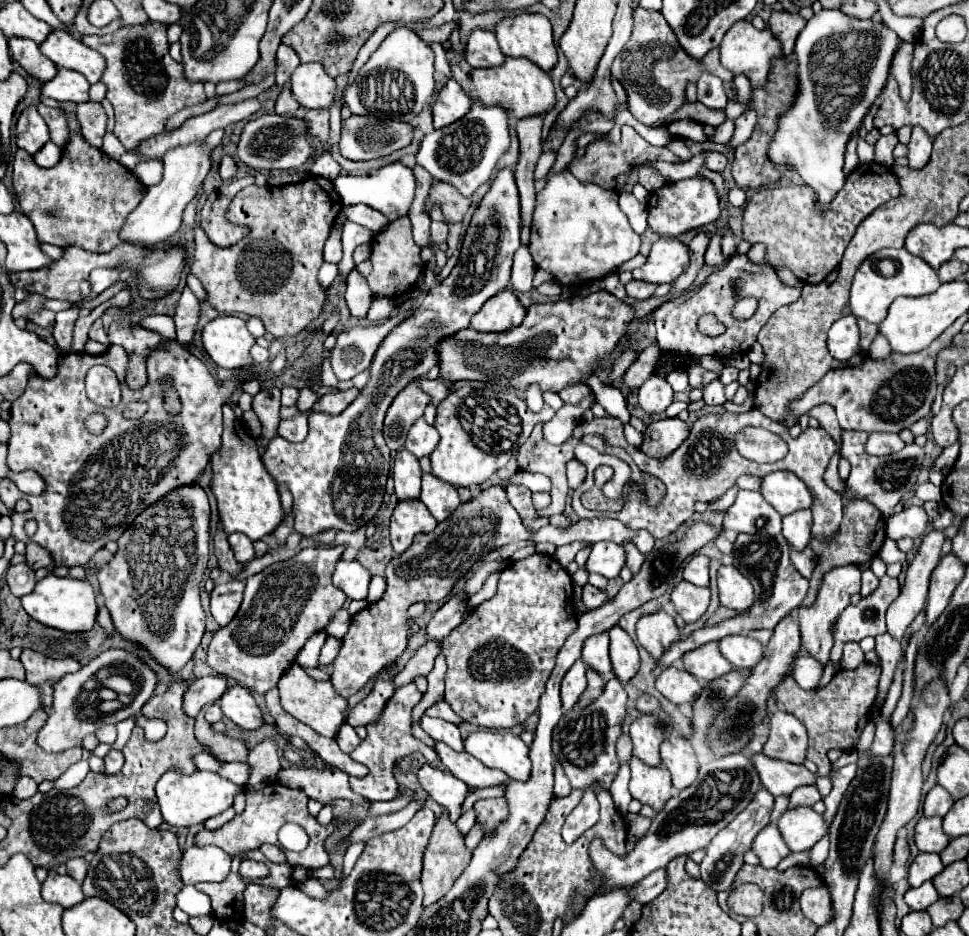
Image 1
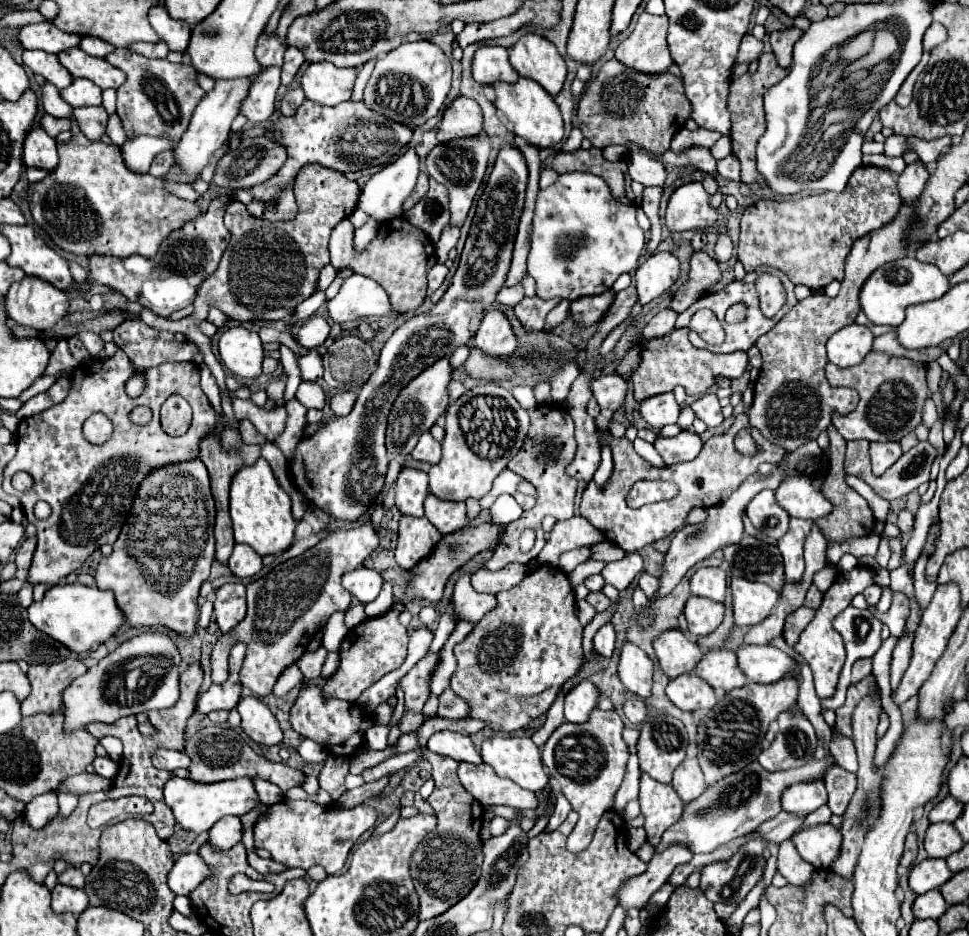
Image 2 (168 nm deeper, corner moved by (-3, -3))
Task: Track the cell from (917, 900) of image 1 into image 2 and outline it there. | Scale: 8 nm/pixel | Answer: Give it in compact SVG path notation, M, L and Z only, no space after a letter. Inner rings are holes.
M938 889L918 895L918 899L914 901L914 907L912 907L912 911L918 919L940 919L946 913L946 909L948 909L948 905Z

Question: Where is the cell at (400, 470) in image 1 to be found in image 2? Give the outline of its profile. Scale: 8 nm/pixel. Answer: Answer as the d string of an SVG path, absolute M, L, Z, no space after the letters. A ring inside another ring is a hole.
M402 469L396 481L396 507L402 515L422 517L424 515L424 499L428 497L428 475L416 469Z

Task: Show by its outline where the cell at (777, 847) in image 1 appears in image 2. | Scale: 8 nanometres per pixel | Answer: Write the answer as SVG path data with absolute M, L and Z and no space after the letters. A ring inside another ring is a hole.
M786 839L778 847L778 873L790 885L796 885L796 887L810 885L814 871L816 869L798 855L798 851L796 851L796 847L794 847L794 843L790 839Z

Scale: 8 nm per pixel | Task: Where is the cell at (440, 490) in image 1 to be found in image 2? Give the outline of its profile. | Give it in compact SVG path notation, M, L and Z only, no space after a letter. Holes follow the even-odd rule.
M428 495L428 499L424 501L424 509L426 509L428 521L430 521L442 535L456 533L458 529L462 529L462 527L468 525L466 505L464 505L464 503L440 501L438 497Z

